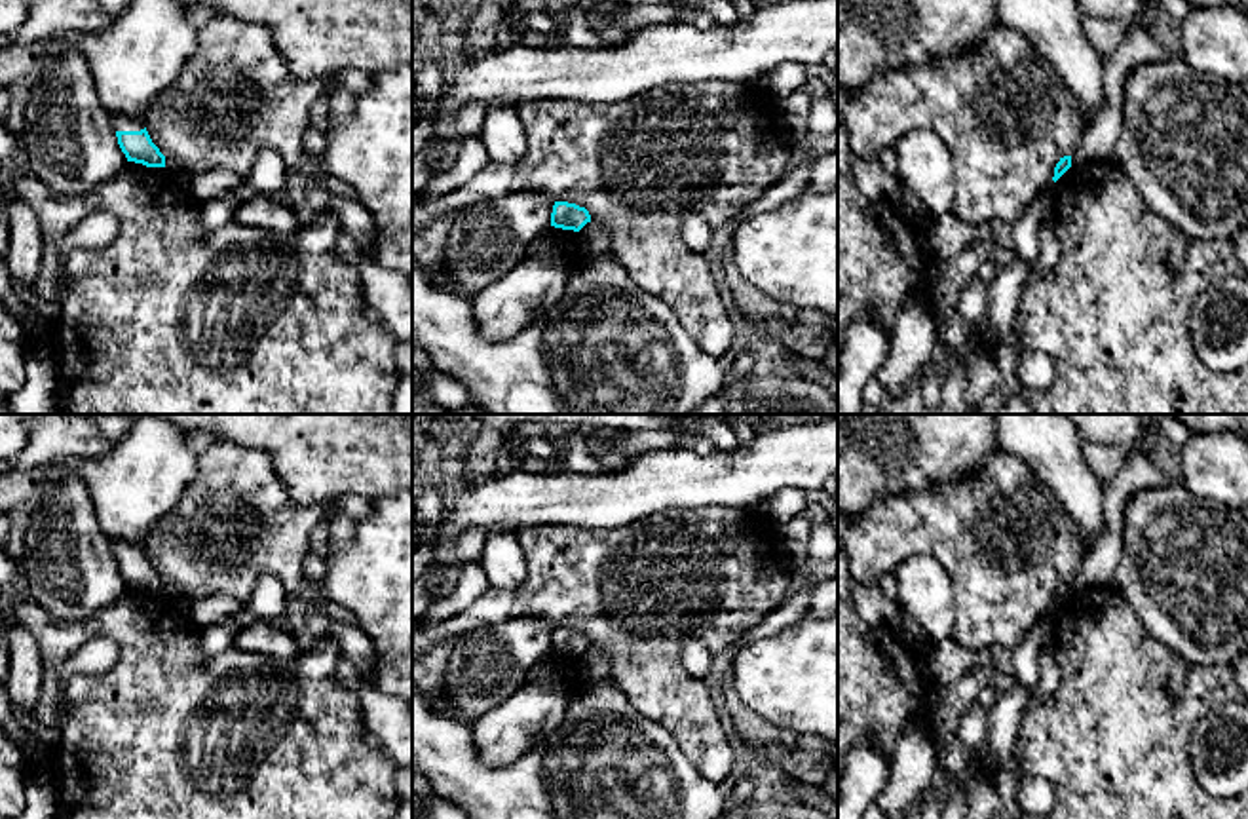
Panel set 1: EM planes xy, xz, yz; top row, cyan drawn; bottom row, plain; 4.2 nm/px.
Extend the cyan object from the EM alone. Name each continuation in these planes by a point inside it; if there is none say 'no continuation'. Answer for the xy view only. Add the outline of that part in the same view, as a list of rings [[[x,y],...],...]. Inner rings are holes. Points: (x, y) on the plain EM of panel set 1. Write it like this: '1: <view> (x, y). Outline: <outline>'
1: xy (120, 548). Outline: [[[110,540],[114,557],[141,557],[144,555],[144,547],[133,545],[122,540]]]

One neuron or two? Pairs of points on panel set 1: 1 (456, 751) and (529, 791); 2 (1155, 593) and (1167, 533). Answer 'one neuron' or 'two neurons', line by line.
1: one neuron
2: one neuron

